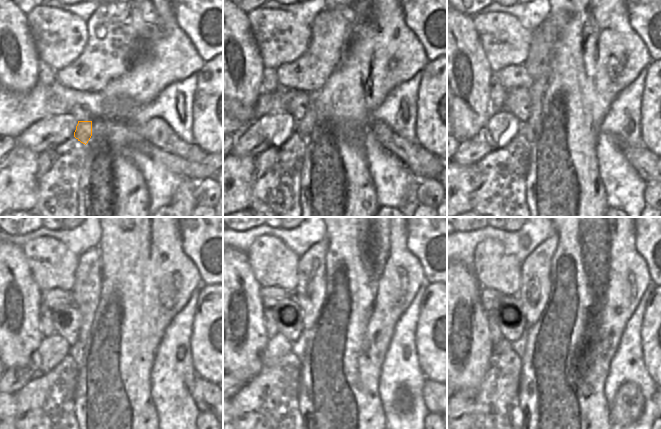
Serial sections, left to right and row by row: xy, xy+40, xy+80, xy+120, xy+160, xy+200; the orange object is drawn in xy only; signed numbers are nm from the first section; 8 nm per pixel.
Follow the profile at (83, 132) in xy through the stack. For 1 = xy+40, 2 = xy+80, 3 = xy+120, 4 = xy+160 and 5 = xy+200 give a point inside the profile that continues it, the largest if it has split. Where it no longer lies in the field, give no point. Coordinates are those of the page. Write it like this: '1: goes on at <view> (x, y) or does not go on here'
1: goes on at xy+40 (304, 127)
2: goes on at xy+80 (537, 65)
3: goes on at xy+120 (88, 279)
4: goes on at xy+160 (309, 293)
5: goes on at xy+200 (535, 275)

